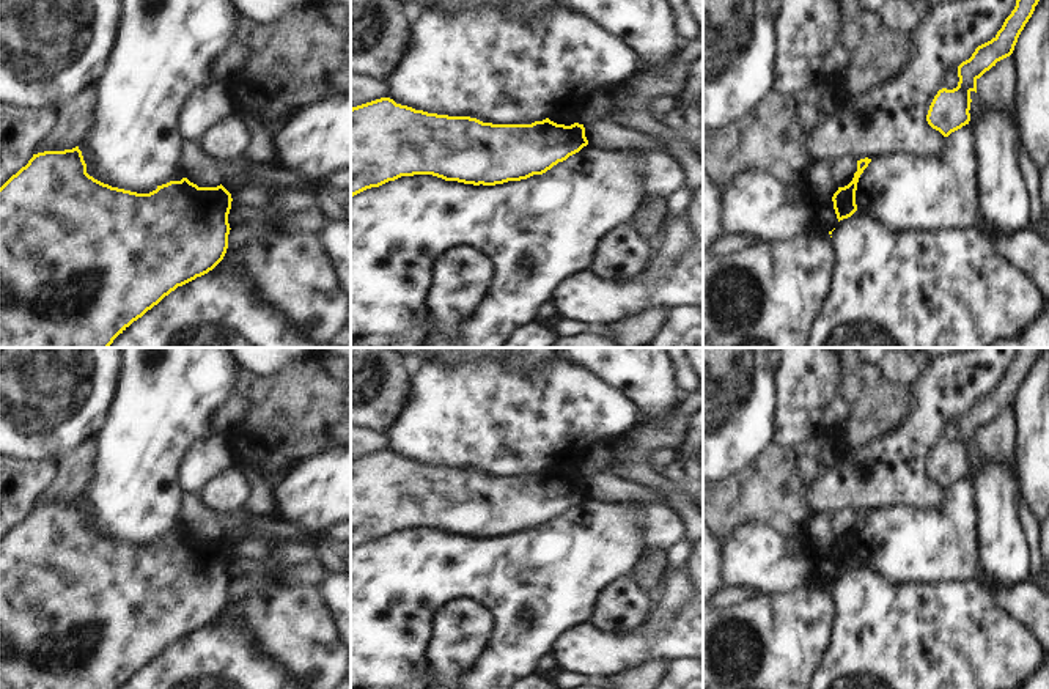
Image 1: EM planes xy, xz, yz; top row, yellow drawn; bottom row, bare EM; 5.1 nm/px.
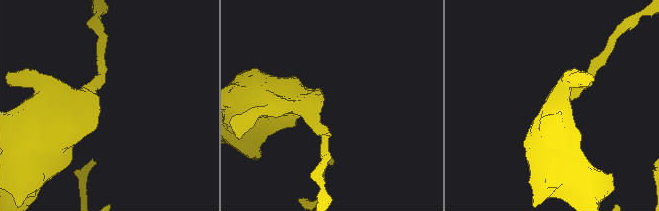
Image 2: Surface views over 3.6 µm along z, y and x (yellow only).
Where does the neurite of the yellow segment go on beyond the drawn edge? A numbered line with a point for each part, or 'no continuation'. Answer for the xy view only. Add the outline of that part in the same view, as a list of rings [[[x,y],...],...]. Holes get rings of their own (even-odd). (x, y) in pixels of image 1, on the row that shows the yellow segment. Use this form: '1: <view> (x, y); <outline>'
no continuation

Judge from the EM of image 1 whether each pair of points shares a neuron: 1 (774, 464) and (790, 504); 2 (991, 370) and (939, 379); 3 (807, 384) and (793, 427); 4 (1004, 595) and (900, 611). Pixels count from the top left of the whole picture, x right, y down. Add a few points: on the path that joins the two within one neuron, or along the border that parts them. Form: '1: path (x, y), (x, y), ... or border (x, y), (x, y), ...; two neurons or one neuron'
1: path (774, 474), (774, 488), (780, 494); one neuron
2: path (979, 372), (961, 379), (952, 379); one neuron
3: path (801, 395), (799, 416); one neuron
4: border (975, 578), (990, 596), (1018, 622); two neurons

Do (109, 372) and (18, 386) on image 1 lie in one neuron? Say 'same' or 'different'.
same

